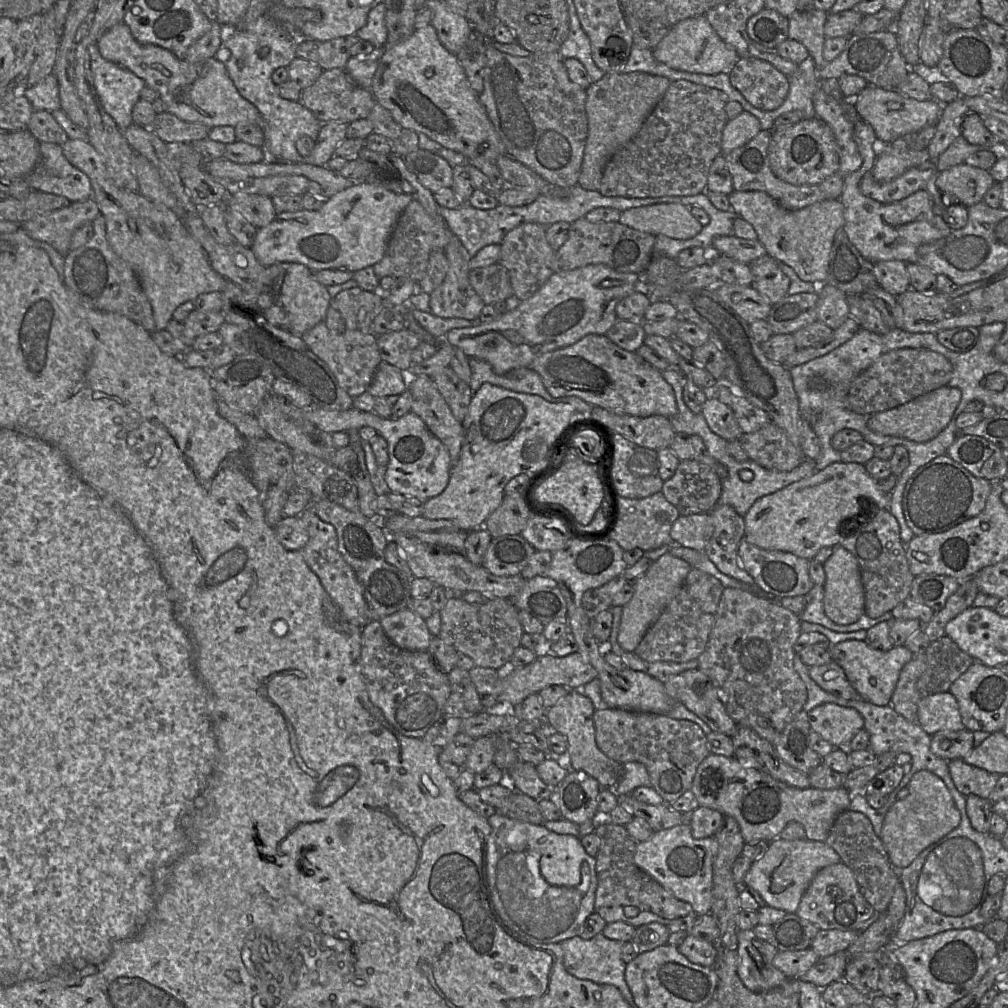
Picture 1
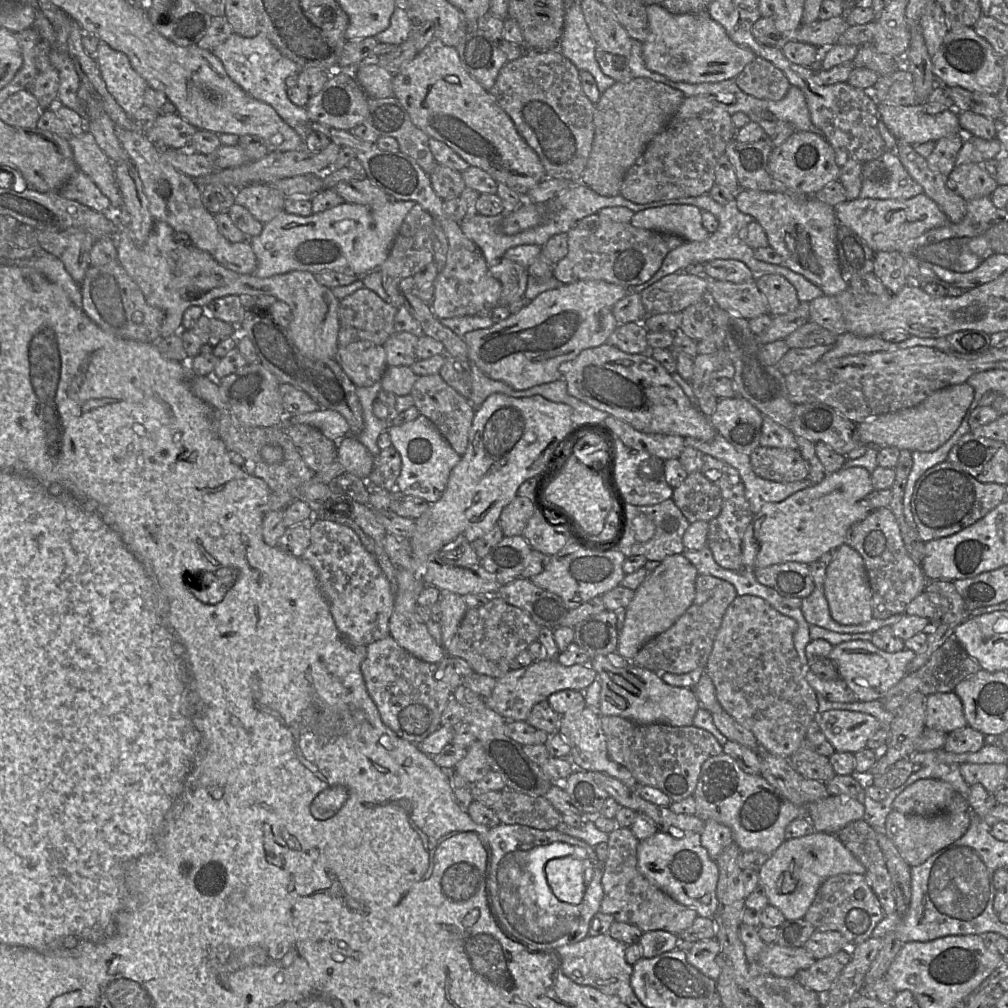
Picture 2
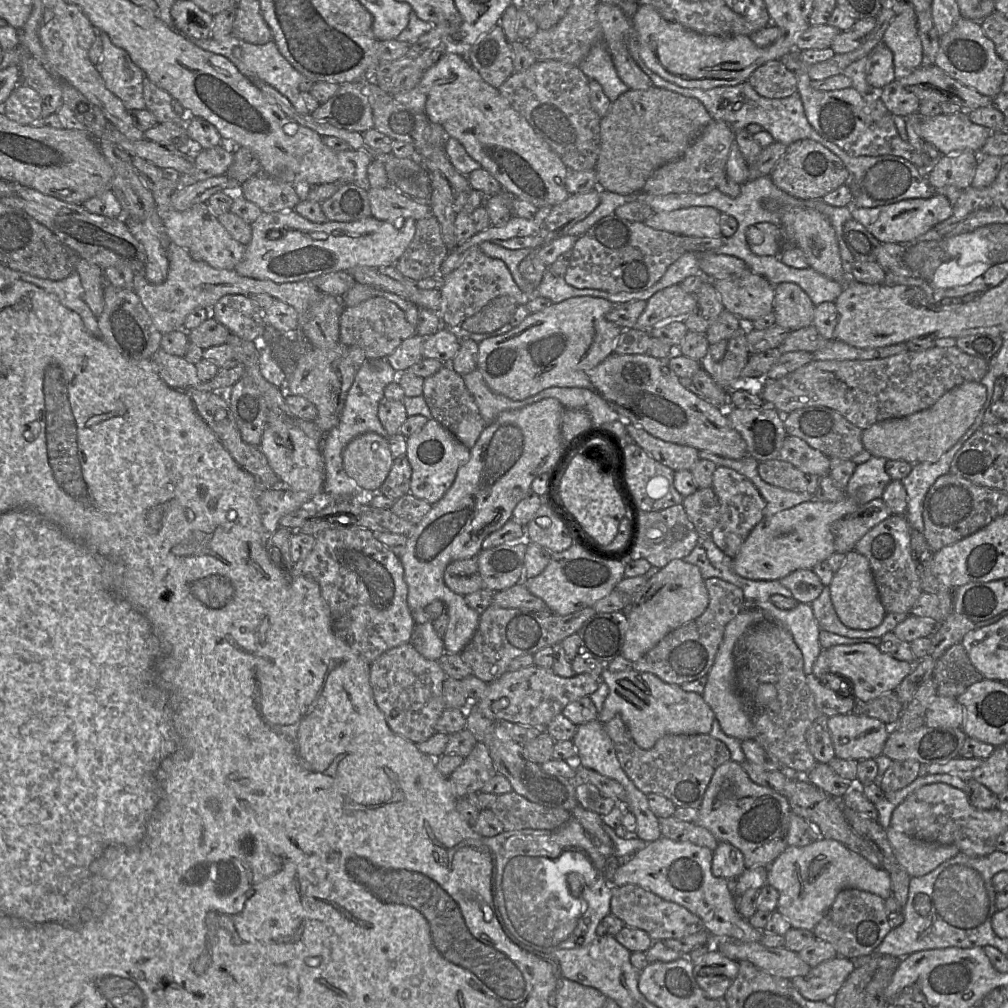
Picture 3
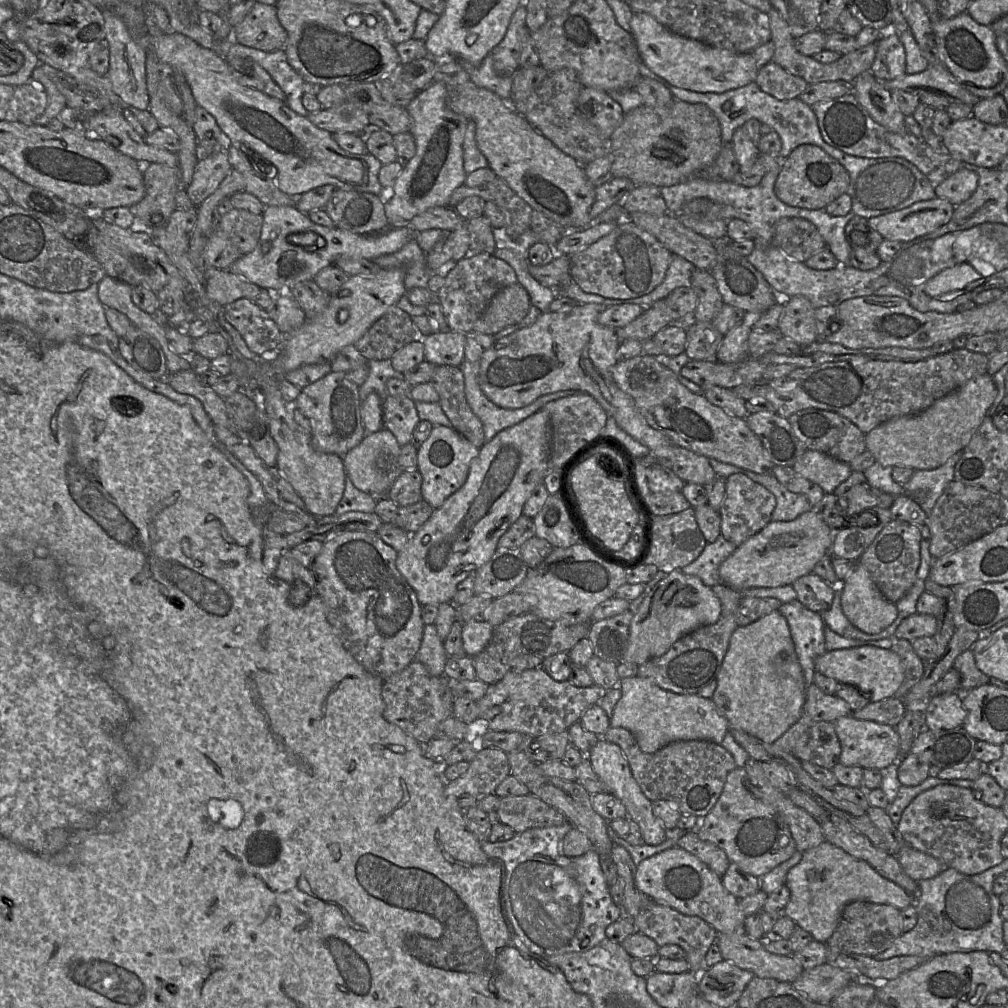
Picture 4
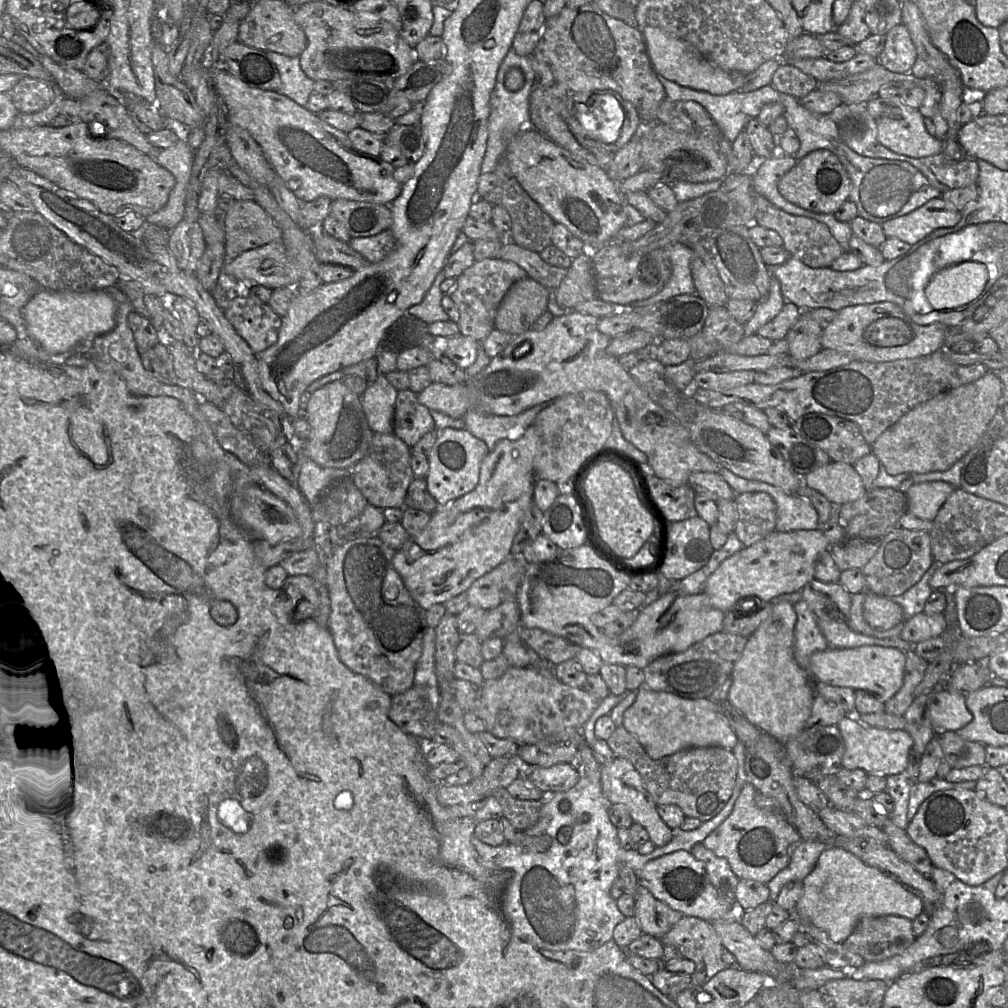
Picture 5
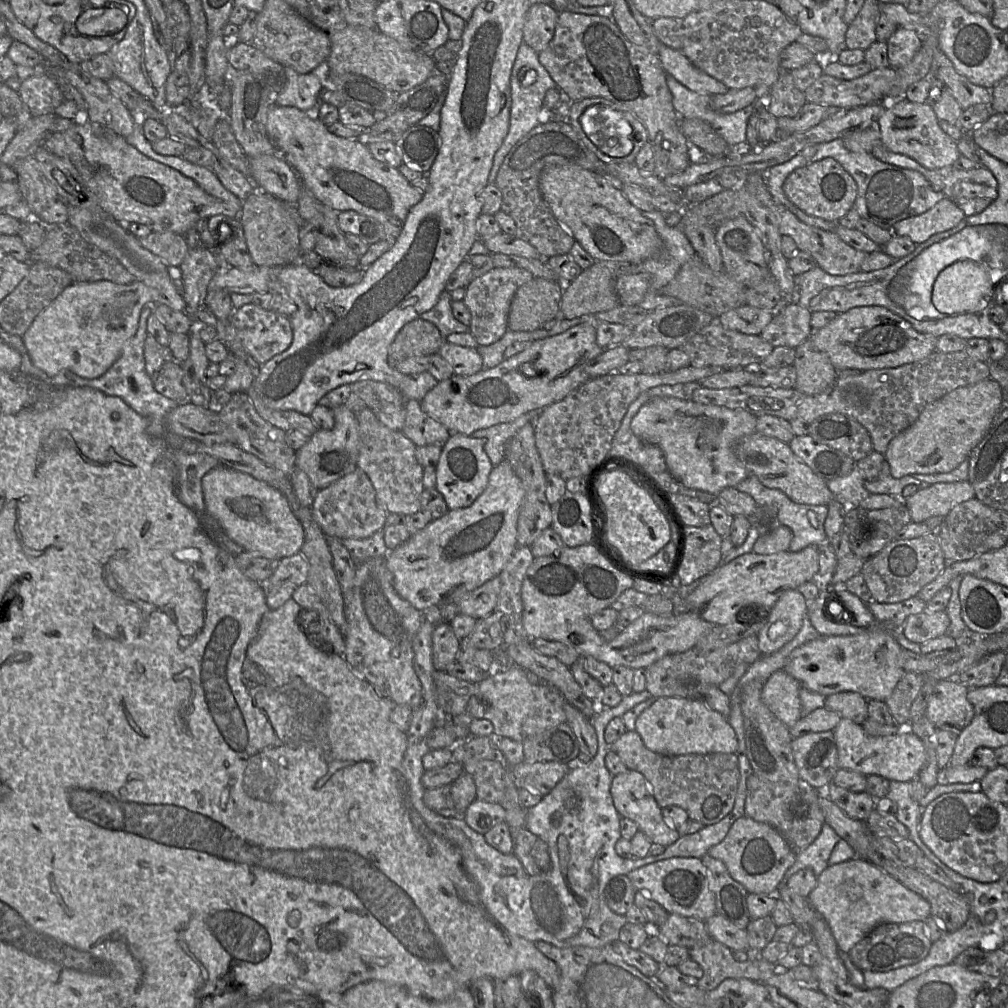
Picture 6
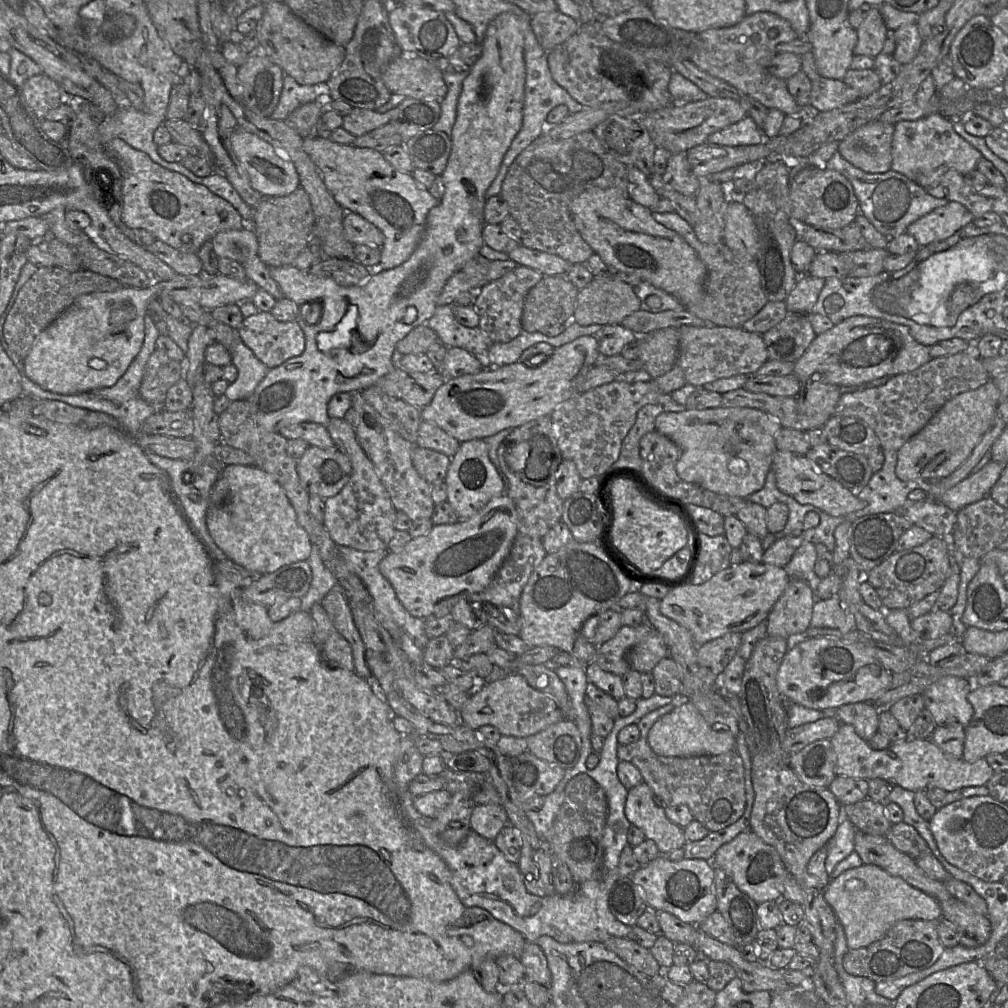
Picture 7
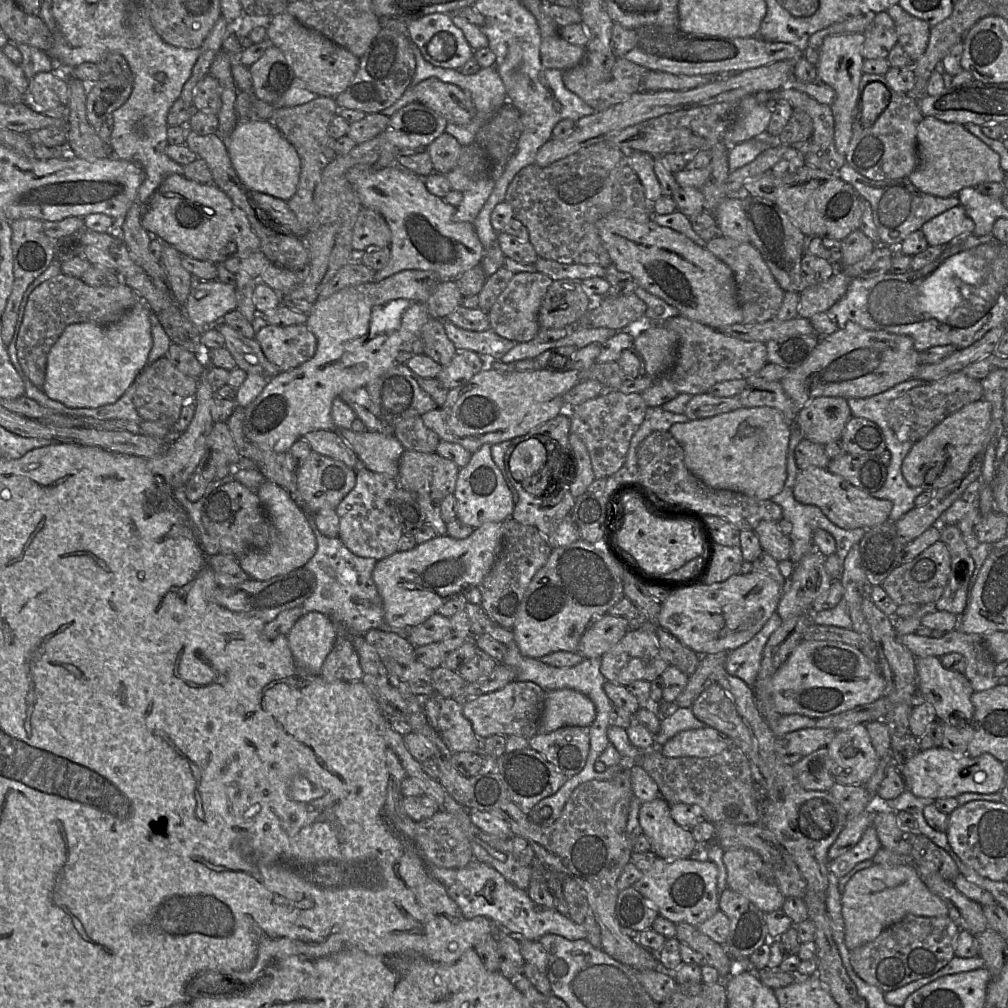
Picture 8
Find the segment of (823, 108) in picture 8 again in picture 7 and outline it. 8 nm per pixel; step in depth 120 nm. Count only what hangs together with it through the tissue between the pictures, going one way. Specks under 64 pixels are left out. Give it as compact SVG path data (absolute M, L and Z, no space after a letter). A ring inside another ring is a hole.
M772 12L746 14L734 26L695 33L690 61L702 71L731 84L768 109L775 108L785 115L806 119L819 111L812 106L800 106L790 94L786 81L775 77L768 70L772 58L776 55L776 47L797 37L791 24Z

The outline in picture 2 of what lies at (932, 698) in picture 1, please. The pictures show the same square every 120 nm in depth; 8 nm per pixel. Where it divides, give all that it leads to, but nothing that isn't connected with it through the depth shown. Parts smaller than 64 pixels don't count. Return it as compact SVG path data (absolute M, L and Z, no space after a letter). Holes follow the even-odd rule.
M954 692L927 696L925 726L946 733L966 727L960 698Z

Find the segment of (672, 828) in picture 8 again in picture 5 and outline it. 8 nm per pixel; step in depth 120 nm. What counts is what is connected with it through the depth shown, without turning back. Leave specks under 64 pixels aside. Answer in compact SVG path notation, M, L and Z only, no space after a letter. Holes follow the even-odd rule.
M615 757L610 763L600 766L600 780L603 795L608 804L622 806L631 816L633 822L640 824L649 835L650 841L656 847L663 847L670 843L675 831L672 830L659 816L657 804L645 789L643 780L626 759Z

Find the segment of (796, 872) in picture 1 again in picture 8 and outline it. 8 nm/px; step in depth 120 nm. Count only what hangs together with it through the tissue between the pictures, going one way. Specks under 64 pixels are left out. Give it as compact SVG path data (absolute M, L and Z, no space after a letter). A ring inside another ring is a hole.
M874 864L855 873L841 895L845 927L845 945L852 951L877 938L882 931L908 915L942 917L948 914L946 904L933 894L913 866Z

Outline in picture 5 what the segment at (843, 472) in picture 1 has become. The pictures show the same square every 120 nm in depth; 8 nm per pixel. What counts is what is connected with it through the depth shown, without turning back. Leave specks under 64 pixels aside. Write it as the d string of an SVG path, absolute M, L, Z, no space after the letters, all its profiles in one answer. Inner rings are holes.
M821 528L791 532L774 530L765 538L726 558L708 577L703 592L711 604L724 613L733 607L738 611L747 609L752 598L746 597L757 597L765 603L773 602L782 594L801 591L814 579L816 560L830 546Z

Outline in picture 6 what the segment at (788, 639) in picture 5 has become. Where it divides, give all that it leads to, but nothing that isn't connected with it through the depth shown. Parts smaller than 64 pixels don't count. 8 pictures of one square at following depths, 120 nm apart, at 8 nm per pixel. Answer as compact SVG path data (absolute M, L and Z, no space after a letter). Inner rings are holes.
M787 590L765 614L765 623L759 631L758 648L761 656L770 655L789 643L800 631L808 603L797 590ZM781 669L765 680L761 700L780 721L791 728L802 718L801 688L795 678Z

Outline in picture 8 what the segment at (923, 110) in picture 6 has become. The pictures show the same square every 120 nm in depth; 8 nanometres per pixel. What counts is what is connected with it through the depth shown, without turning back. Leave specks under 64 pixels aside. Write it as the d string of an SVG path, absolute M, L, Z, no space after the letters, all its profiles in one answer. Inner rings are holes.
M923 118L917 126L917 151L919 164L907 179L920 191L933 196L947 198L966 187L983 182L1001 183L1004 179L999 155L961 124Z

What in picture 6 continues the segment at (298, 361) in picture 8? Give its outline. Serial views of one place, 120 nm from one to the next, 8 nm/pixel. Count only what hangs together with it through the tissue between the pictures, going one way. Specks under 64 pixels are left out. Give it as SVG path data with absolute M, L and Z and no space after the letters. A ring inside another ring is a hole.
M252 302L235 309L230 322L242 346L258 366L287 350L293 339L288 317Z

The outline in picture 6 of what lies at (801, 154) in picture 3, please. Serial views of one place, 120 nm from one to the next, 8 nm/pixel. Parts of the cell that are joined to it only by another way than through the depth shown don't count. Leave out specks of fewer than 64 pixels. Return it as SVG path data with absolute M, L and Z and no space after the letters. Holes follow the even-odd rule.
M831 157L808 162L806 166L794 170L784 181L783 190L788 200L806 214L833 222L837 222L853 208L857 195L857 186L851 175Z

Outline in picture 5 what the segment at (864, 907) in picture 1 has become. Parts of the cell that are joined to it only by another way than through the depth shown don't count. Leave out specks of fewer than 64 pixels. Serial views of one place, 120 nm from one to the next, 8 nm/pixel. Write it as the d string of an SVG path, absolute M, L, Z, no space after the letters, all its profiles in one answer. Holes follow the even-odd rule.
M895 915L868 916L858 922L843 945L866 962L880 962L902 954L915 939L910 919Z

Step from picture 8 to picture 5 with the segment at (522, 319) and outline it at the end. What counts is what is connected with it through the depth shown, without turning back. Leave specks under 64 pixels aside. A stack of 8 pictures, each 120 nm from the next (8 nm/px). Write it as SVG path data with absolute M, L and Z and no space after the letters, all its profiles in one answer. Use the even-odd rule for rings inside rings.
M499 258L475 261L456 278L456 285L449 295L460 314L457 323L460 334L479 343L483 341L495 329L495 316L507 291L514 283L527 277L526 271L514 262Z

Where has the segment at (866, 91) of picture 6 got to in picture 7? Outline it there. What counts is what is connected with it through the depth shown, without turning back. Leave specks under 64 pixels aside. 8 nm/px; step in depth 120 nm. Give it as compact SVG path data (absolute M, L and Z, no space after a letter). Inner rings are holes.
M820 76L812 81L810 106L820 112L841 107L859 99L861 97L858 91L848 86L843 80Z

